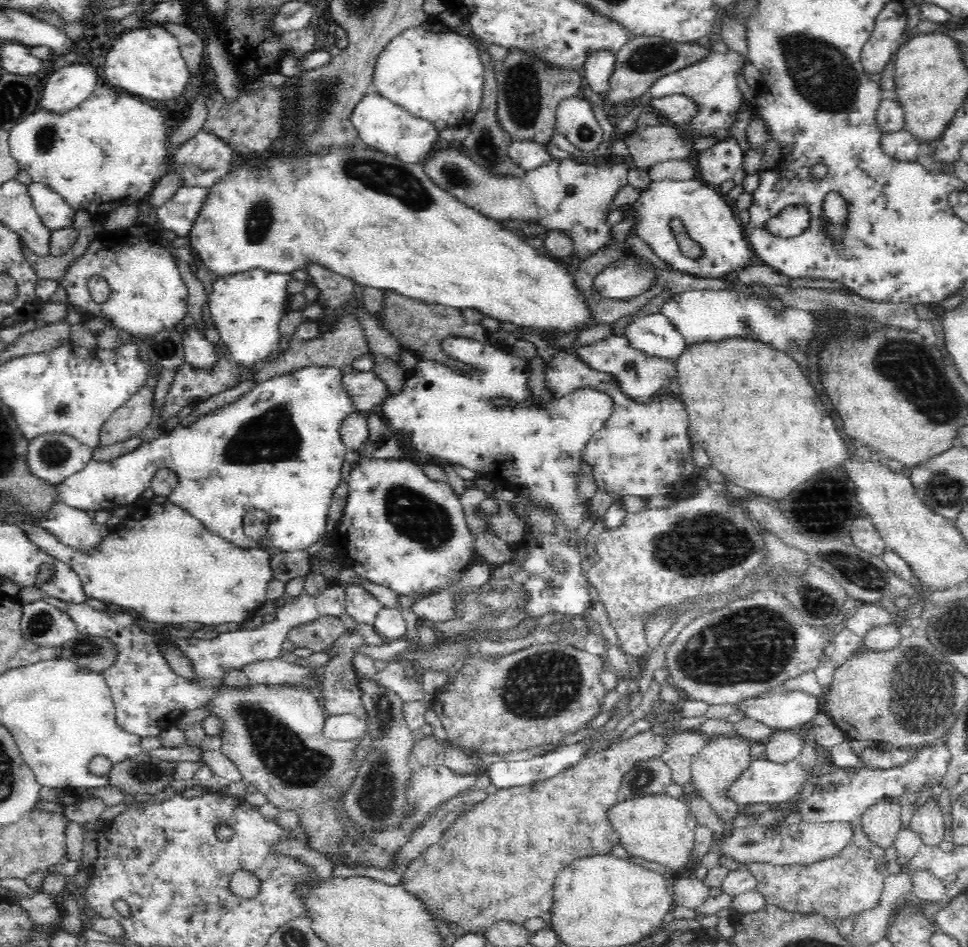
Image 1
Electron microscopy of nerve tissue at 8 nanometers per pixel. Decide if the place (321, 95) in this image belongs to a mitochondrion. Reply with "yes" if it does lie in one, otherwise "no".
yes

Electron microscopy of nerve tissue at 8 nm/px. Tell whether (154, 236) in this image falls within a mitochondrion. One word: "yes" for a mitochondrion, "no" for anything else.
no

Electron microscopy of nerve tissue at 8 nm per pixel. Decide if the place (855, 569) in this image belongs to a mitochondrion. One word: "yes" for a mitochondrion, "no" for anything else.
yes

